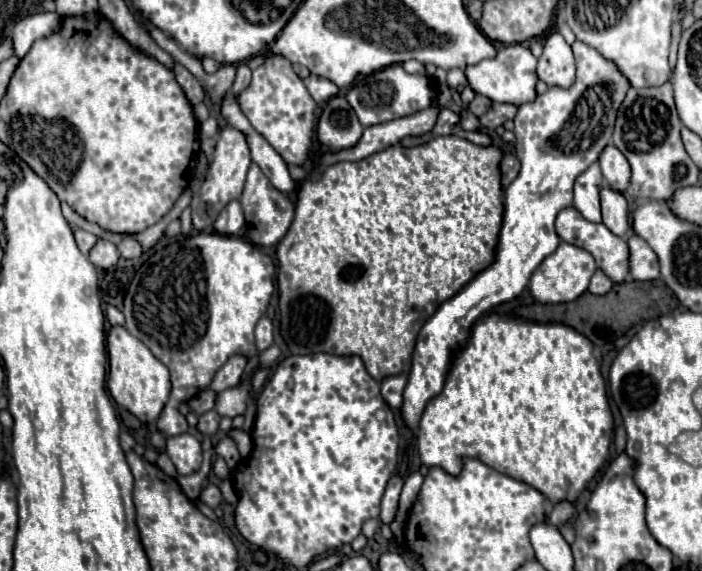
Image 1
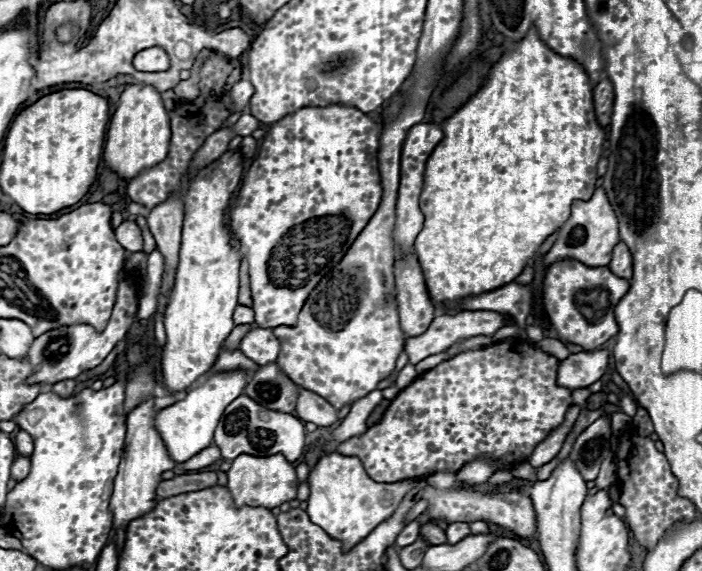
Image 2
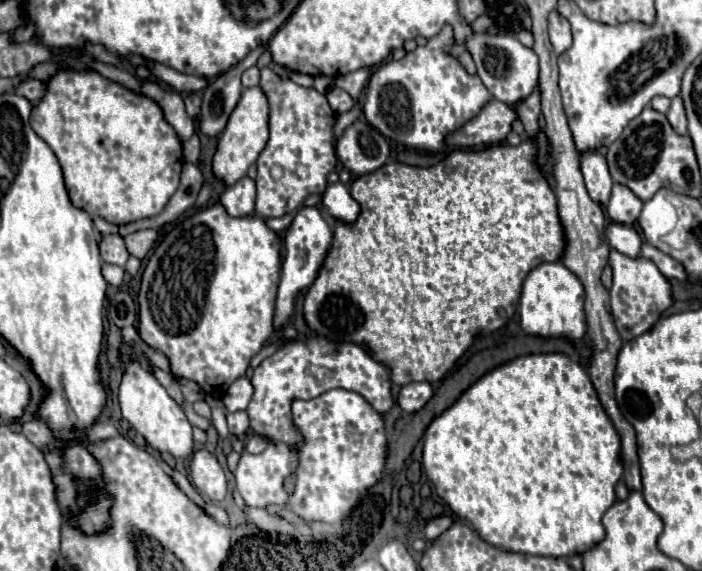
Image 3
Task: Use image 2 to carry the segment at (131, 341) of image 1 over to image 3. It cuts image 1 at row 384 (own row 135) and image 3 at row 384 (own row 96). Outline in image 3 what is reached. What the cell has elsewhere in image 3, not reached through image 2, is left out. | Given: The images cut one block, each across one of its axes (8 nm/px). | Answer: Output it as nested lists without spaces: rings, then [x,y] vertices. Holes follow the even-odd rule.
[[[128,362],[122,384],[120,384],[120,408],[122,416],[140,432],[146,442],[158,452],[170,452],[174,458],[188,458],[194,452],[192,426],[184,414],[184,410],[168,396],[164,386],[156,380],[156,376],[140,366],[140,362]]]

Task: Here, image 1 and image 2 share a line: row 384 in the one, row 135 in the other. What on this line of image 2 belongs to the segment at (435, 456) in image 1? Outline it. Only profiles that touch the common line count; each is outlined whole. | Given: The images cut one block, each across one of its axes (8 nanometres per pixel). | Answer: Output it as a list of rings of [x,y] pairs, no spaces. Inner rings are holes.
[[[532,26],[528,34],[512,44],[514,48],[506,54],[500,56],[500,60],[490,68],[486,82],[480,86],[480,90],[462,106],[458,108],[450,118],[442,122],[442,132],[444,138],[440,144],[432,150],[428,162],[426,162],[426,172],[424,172],[424,190],[420,196],[420,208],[424,212],[424,228],[416,236],[414,252],[418,256],[418,262],[424,270],[424,278],[428,284],[430,298],[436,302],[436,308],[442,308],[444,312],[454,312],[456,304],[454,300],[462,300],[472,294],[482,294],[500,288],[502,284],[512,282],[526,266],[526,262],[536,254],[540,244],[554,234],[570,216],[570,206],[574,200],[588,200],[594,194],[596,188],[596,164],[602,156],[602,146],[606,132],[598,124],[596,114],[594,114],[594,100],[592,100],[592,88],[594,84],[590,82],[584,66],[572,58],[560,56],[554,50],[550,50],[538,36],[536,28]]]

